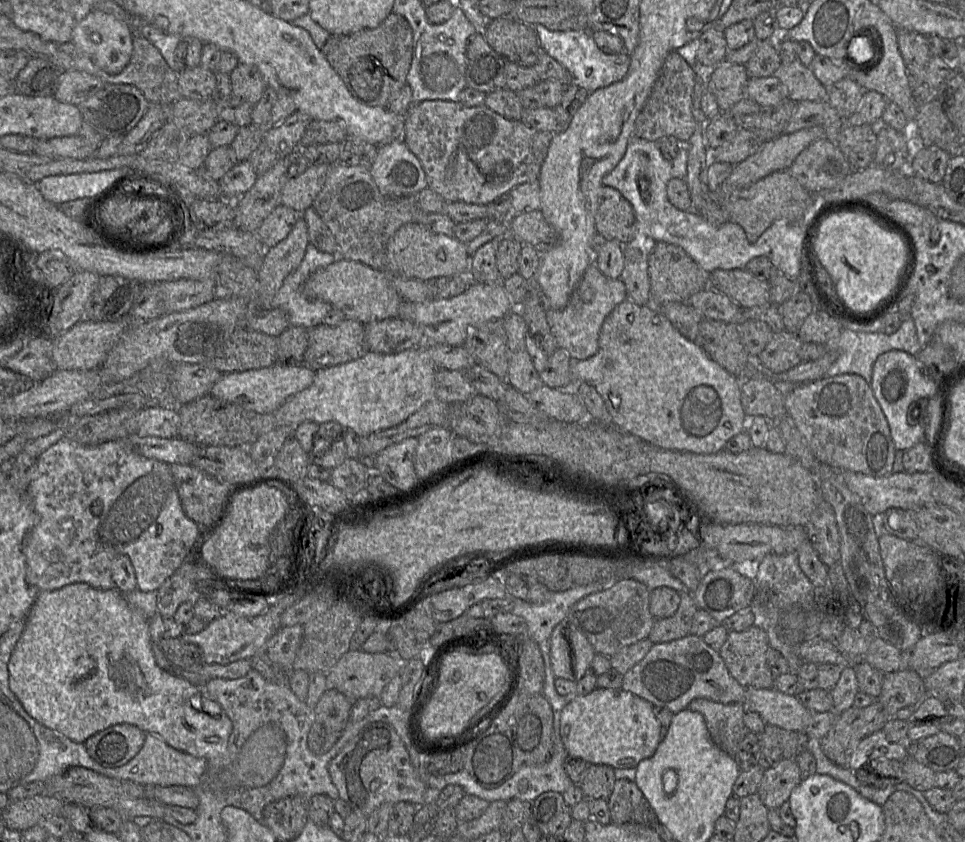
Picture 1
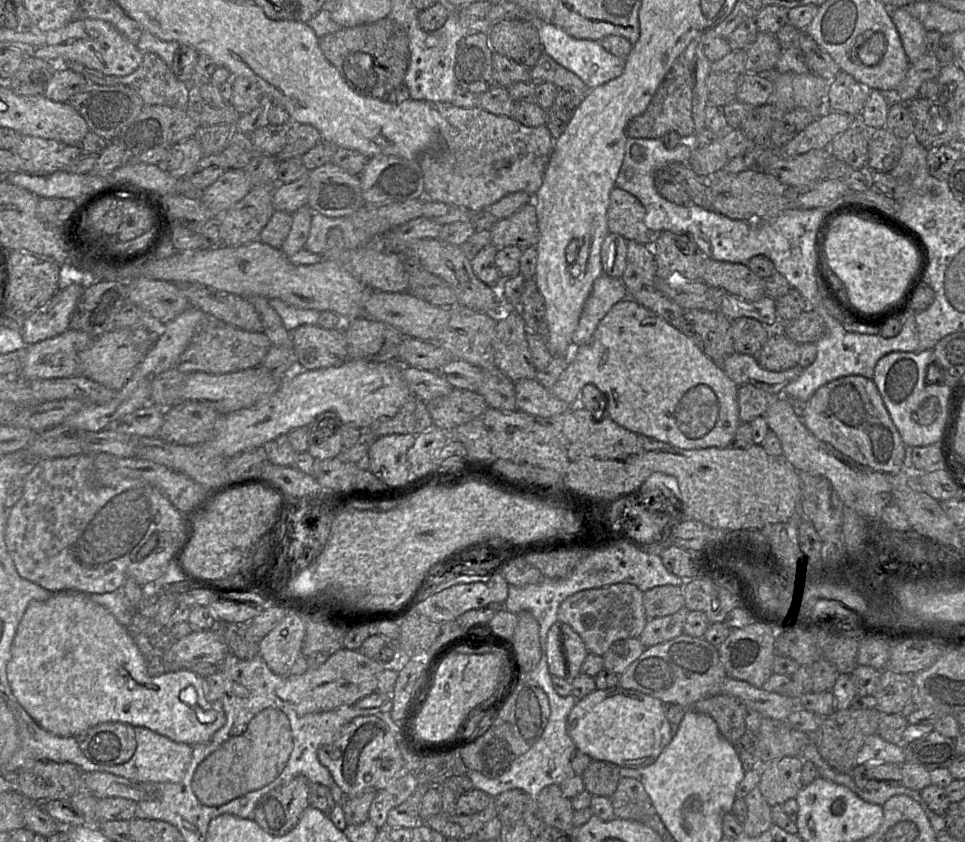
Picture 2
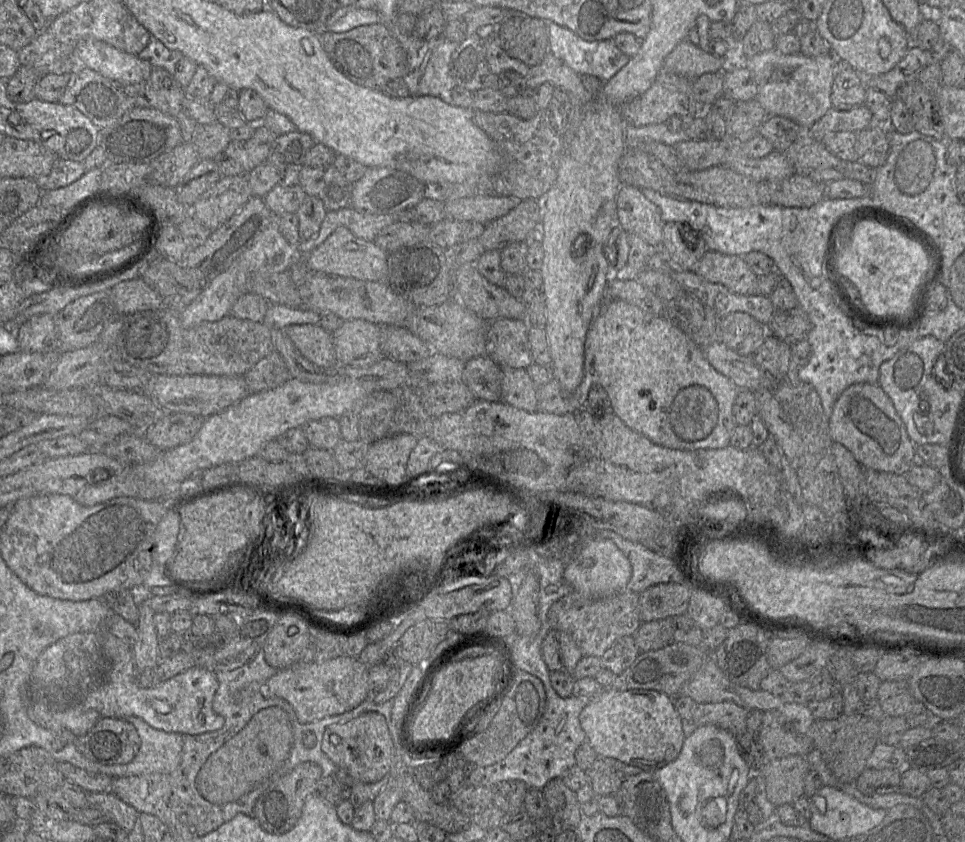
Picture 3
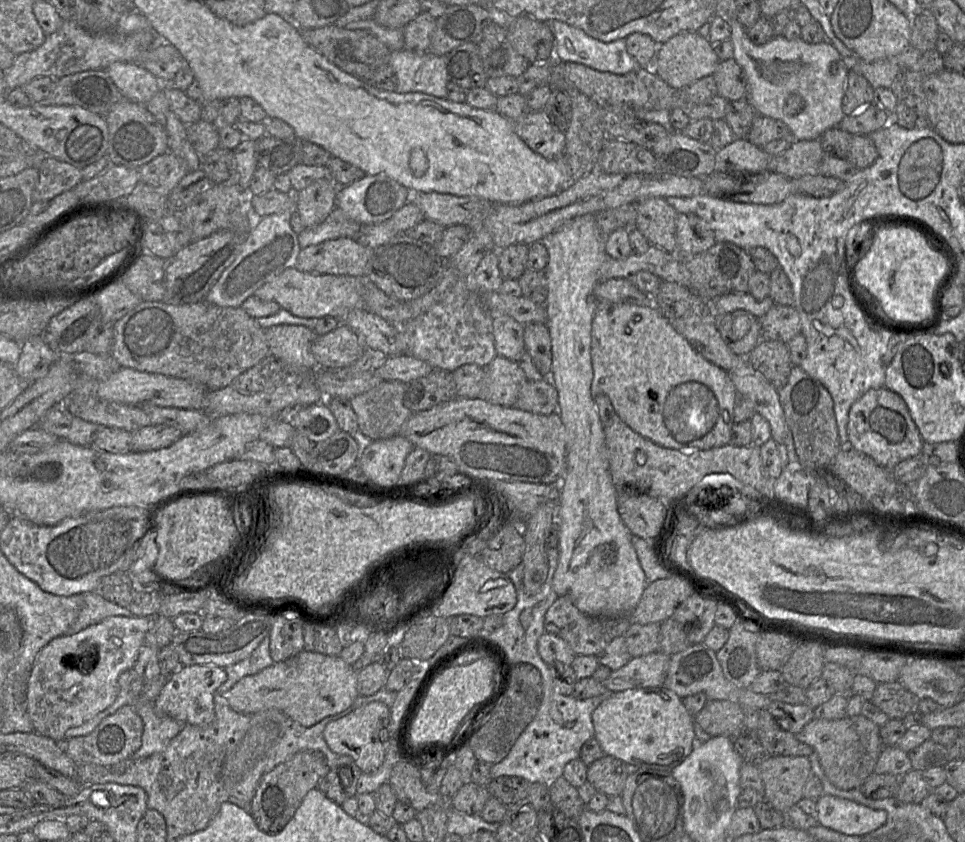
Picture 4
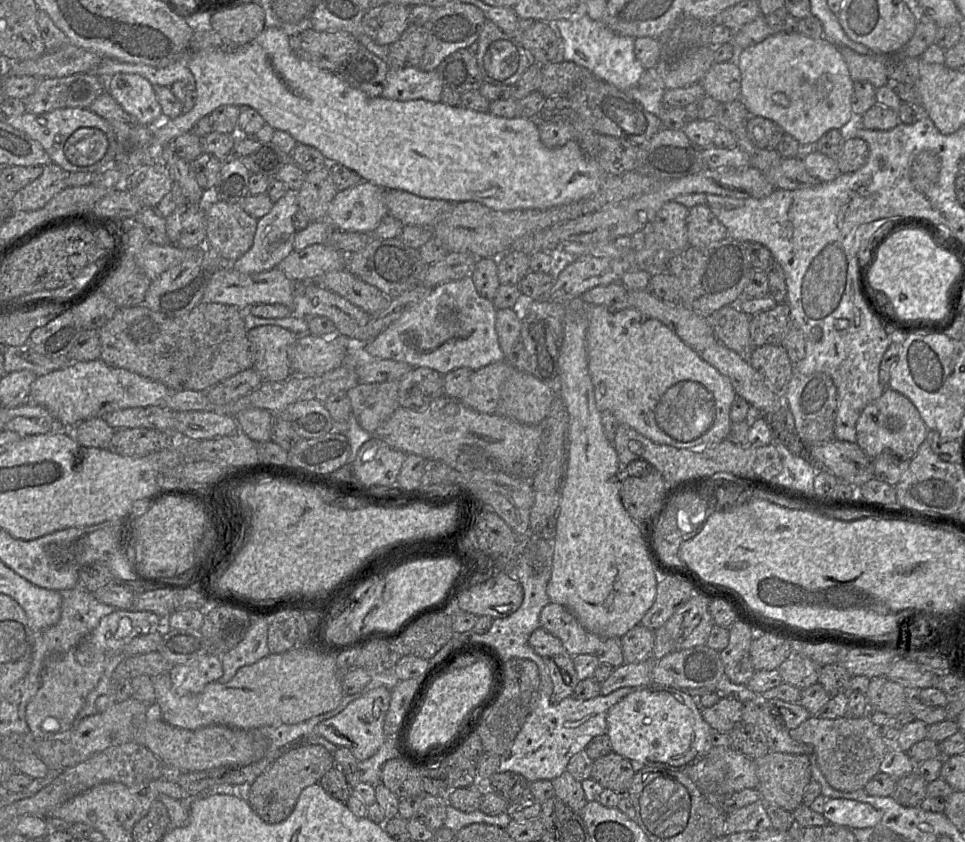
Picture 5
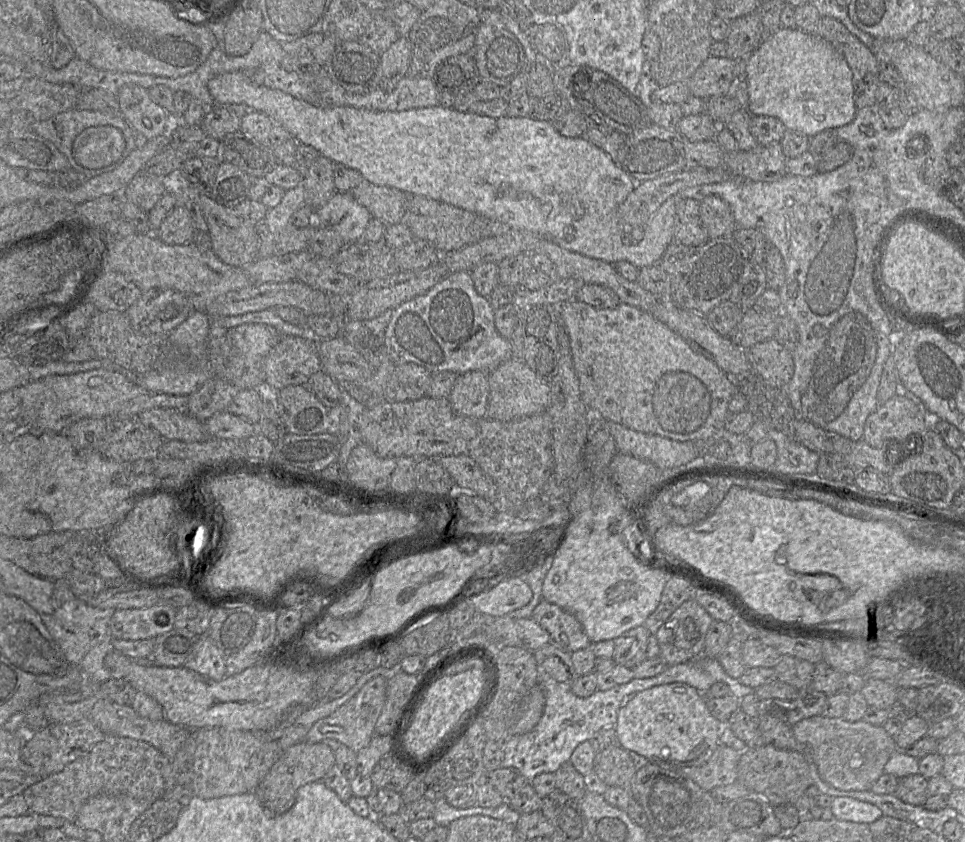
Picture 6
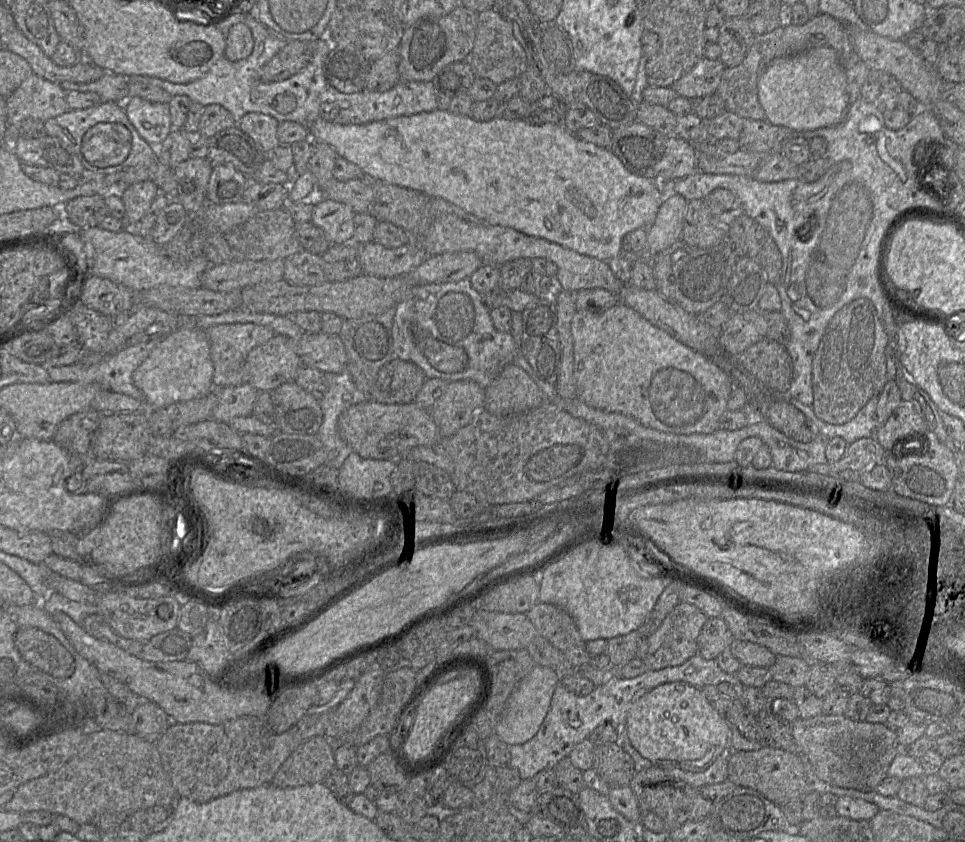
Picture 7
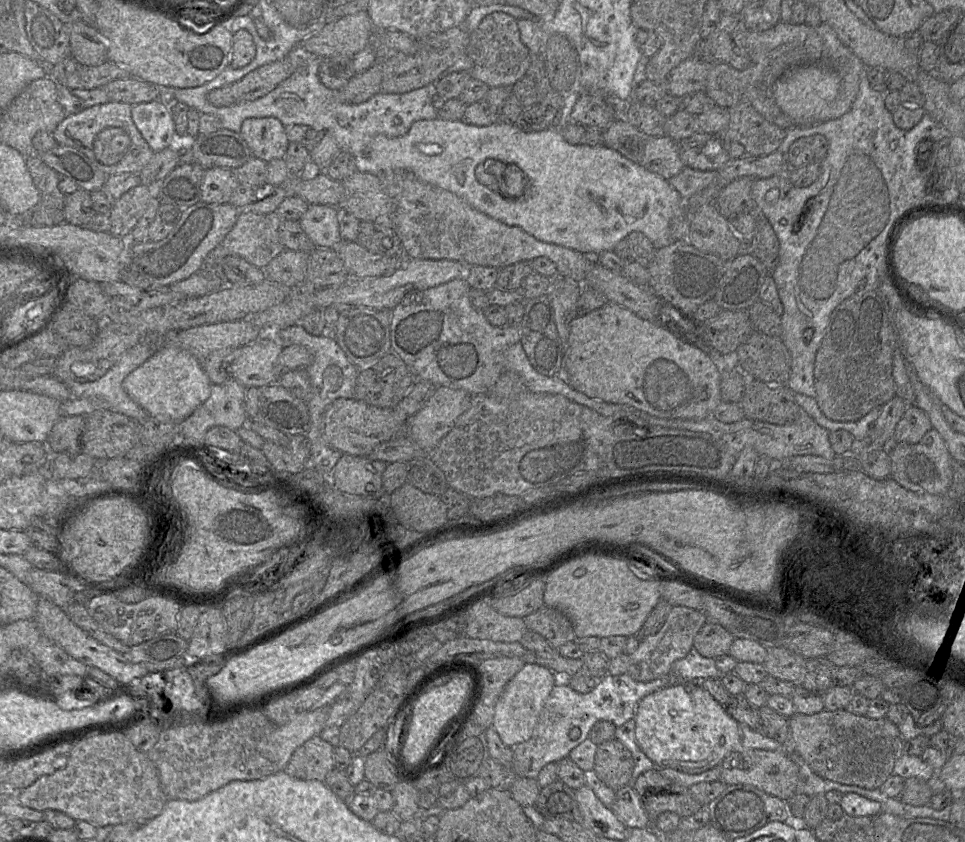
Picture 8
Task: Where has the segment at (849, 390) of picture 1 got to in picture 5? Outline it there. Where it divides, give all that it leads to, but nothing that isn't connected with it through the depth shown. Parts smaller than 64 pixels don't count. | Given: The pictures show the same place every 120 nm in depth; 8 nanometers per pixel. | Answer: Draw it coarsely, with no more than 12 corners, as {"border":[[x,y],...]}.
{"border":[[887,387],[859,416],[870,459],[910,460],[928,430],[913,403]]}

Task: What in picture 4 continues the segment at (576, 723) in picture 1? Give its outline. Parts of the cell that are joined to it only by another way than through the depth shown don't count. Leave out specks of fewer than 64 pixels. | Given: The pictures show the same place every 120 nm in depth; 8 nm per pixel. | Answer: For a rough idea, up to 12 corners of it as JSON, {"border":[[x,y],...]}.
{"border":[[664,686],[614,692],[593,711],[603,753],[672,773],[694,717]]}

